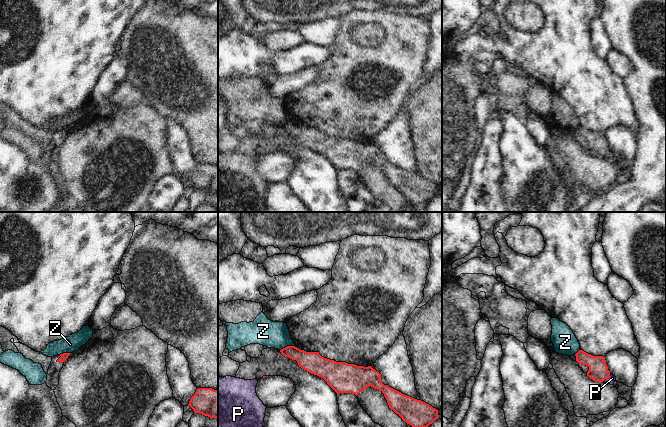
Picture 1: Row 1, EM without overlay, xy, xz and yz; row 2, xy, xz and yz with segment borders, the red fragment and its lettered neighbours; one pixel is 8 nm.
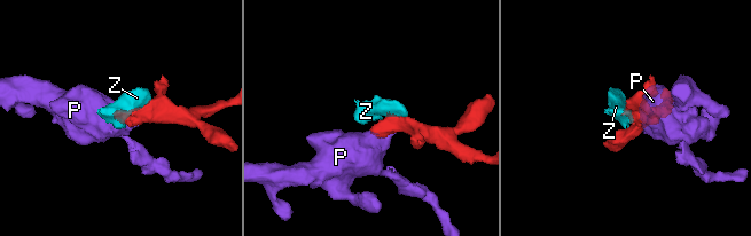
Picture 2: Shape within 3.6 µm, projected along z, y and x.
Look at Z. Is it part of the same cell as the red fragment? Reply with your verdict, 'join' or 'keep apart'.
keep apart

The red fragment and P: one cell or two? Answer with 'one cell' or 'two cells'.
one cell

